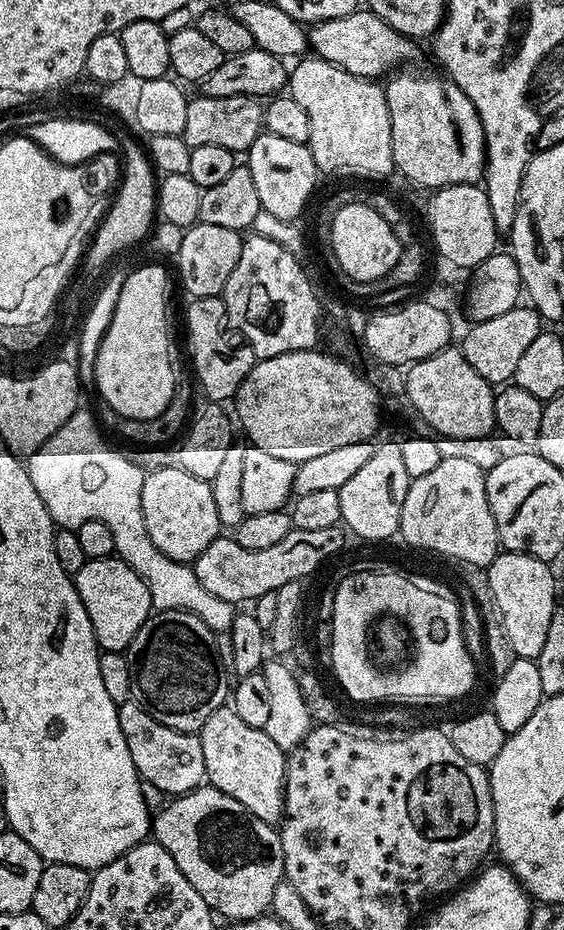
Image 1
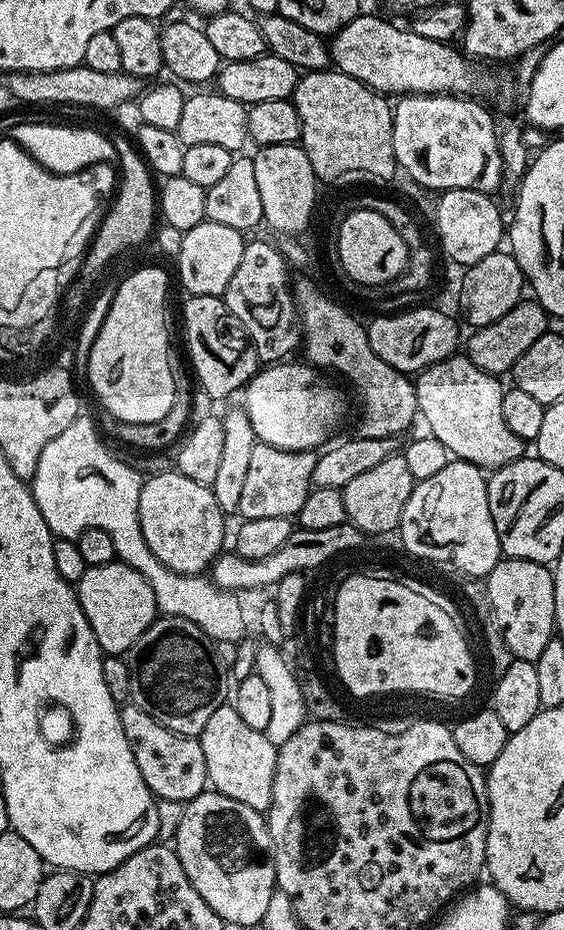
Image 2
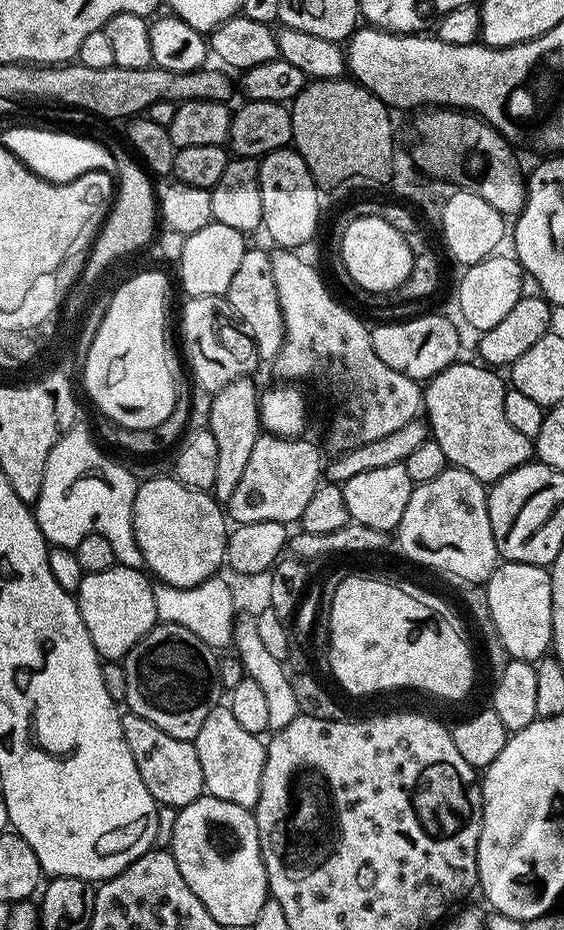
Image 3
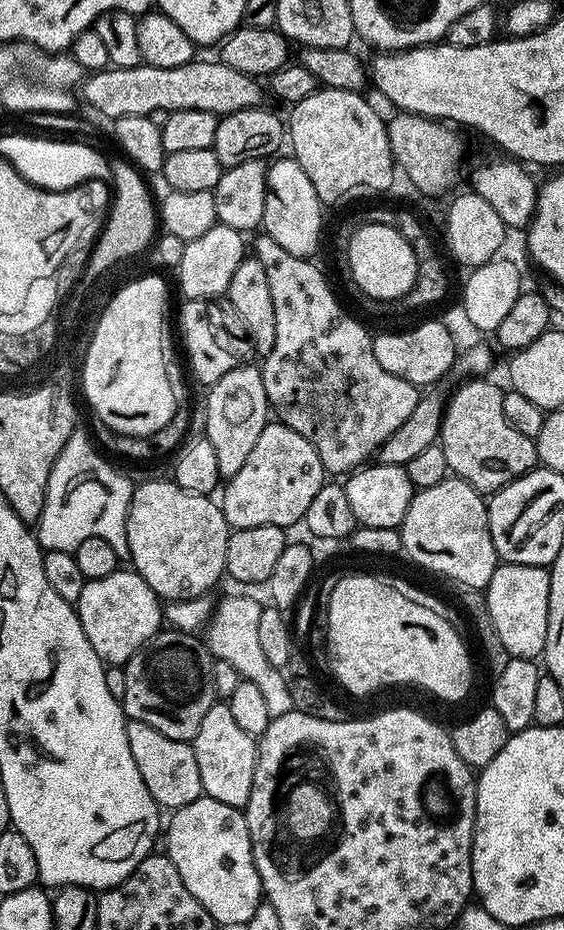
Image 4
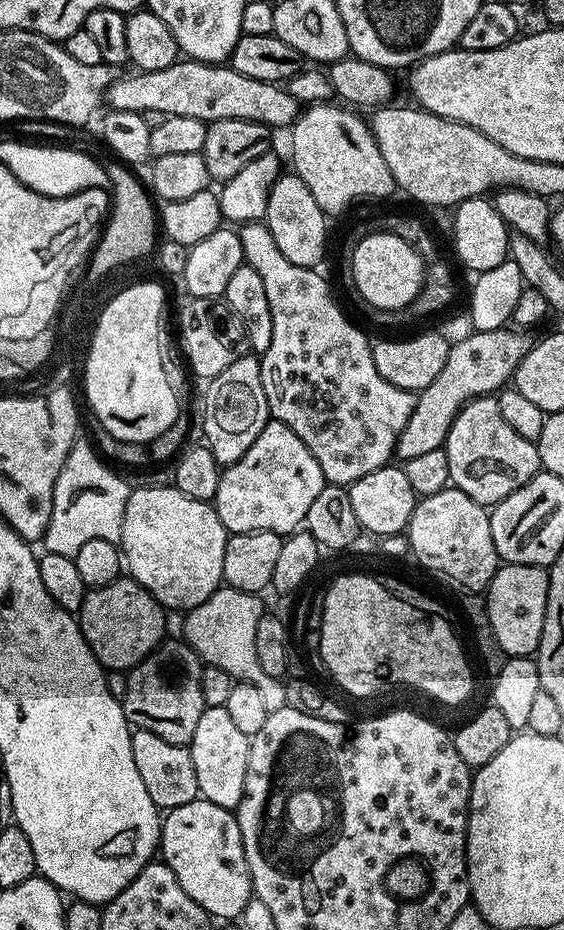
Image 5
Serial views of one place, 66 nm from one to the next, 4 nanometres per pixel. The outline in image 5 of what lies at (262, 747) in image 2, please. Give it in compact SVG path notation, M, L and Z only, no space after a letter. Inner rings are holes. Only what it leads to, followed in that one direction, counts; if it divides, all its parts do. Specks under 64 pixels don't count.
M205 707L202 718L198 718L198 730L194 730L190 745L194 770L198 773L198 790L203 799L214 802L214 806L233 810L240 805L246 786L249 743L249 736L238 730L237 724L230 719L230 714L226 714L224 707Z

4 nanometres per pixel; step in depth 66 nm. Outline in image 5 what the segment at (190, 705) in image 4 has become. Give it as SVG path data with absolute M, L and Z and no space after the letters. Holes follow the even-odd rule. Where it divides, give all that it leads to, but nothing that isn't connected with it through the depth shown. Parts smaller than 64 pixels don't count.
M165 639L150 655L127 673L122 699L129 725L145 728L166 742L191 745L198 718L206 707L202 694L202 674L205 665L200 655L183 639Z

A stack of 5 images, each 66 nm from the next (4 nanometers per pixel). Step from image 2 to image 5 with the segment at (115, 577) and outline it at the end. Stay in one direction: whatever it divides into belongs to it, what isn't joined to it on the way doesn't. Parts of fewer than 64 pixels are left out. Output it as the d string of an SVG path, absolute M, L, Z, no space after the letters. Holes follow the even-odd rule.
M121 578L101 588L94 588L85 596L78 619L80 629L105 669L131 670L145 660L165 639L165 609L136 580Z

